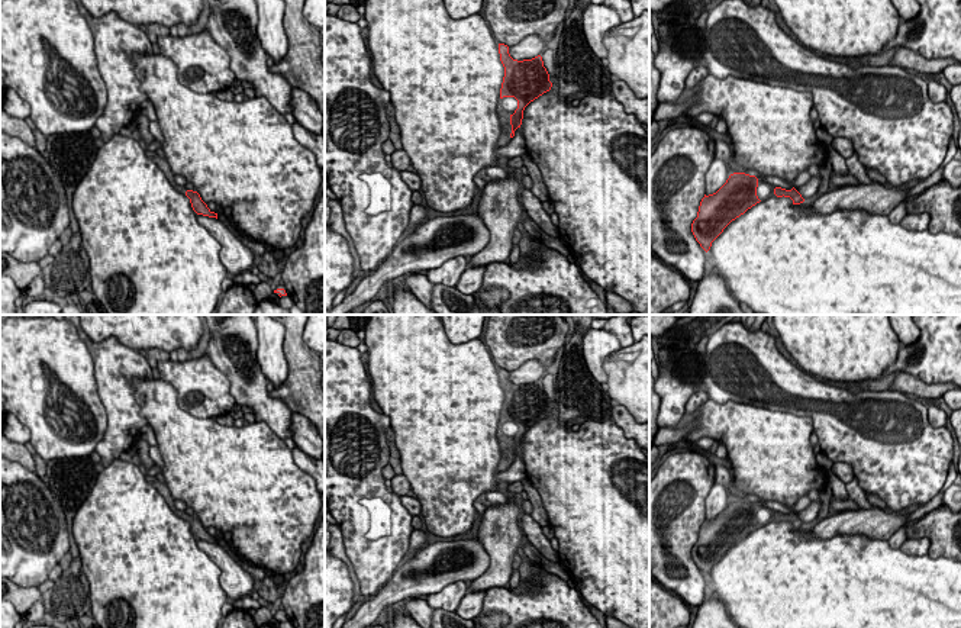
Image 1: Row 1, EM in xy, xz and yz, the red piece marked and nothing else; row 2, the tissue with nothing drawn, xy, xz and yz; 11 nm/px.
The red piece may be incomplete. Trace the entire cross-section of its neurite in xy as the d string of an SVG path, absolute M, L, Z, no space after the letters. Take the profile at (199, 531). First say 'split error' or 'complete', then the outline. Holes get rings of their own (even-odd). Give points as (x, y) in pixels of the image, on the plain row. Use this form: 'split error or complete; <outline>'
split error; M155 479L152 482L152 486L159 492L159 495L164 497L164 500L172 509L172 512L190 524L191 532L197 540L217 544L217 538L212 537L207 532L207 529L201 525L201 522L197 516L188 515L186 511L180 511L175 508L175 505L174 505L175 500L172 499L172 495L171 495L170 489L167 487L167 484L164 484Z

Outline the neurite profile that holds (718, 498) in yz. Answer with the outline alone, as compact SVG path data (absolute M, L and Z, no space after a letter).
M715 483L706 497L706 521L716 518L729 503L731 495L725 484Z

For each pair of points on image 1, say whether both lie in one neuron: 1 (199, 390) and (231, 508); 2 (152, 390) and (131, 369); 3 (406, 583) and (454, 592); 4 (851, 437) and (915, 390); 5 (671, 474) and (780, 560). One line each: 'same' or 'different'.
1: different
2: different
3: different
4: different
5: different

